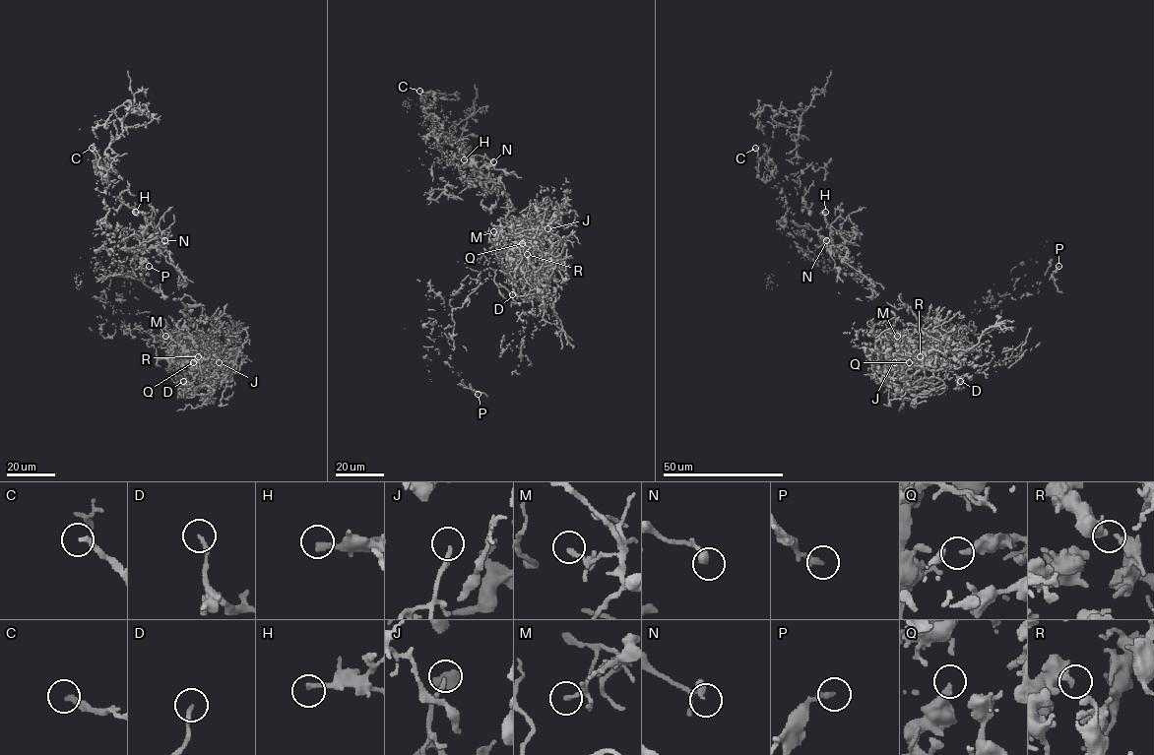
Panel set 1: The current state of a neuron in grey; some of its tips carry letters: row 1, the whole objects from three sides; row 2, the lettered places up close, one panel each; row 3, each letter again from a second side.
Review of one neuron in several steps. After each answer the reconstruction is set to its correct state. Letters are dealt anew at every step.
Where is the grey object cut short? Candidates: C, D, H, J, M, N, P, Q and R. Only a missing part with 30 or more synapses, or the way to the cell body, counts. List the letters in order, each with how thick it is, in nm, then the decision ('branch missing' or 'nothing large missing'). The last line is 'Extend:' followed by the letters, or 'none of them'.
C: calibre 240 nm; nothing large missing
D: calibre 170 nm; nothing large missing
H: calibre 240 nm; branch missing
J: calibre 170 nm; branch missing
M: calibre 160 nm; nothing large missing
N: calibre 280 nm; nothing large missing
P: calibre 240 nm; nothing large missing
Q: calibre 200 nm; nothing large missing
R: calibre 380 nm; nothing large missing
Extend: H, J

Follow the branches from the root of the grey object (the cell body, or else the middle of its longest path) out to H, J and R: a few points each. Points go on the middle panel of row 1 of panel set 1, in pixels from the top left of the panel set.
H: (512, 223), (507, 219), (510, 200), (500, 179), (494, 183), (484, 165), (471, 166), (475, 160), (464, 159)
J: (512, 223), (513, 231), (506, 222), (513, 233), (529, 232), (548, 260), (547, 228)
R: (512, 223), (513, 231), (506, 222), (517, 236), (535, 231), (539, 246), (528, 241), (519, 263), (527, 254)

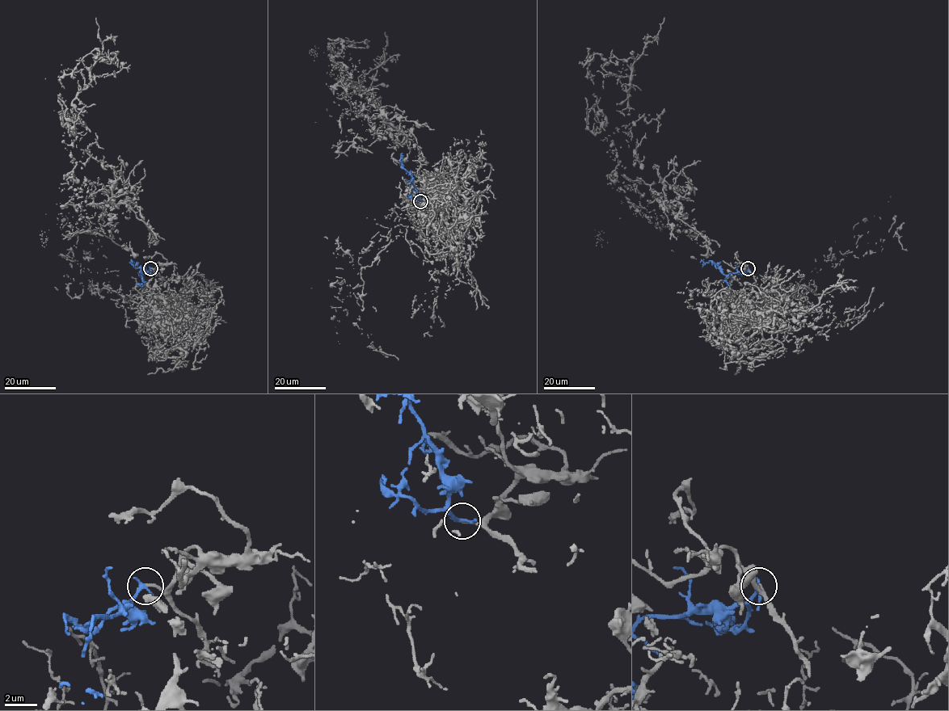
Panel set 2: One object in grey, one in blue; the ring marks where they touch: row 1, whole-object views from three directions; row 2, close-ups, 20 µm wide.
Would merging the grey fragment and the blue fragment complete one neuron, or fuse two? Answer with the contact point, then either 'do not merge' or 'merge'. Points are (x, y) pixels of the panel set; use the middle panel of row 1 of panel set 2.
(420, 201) | merge

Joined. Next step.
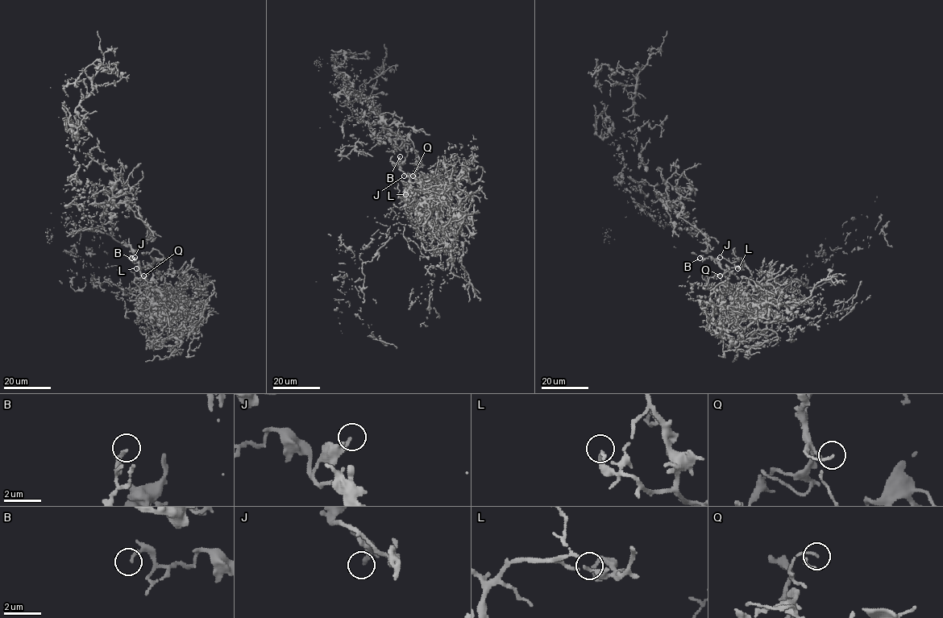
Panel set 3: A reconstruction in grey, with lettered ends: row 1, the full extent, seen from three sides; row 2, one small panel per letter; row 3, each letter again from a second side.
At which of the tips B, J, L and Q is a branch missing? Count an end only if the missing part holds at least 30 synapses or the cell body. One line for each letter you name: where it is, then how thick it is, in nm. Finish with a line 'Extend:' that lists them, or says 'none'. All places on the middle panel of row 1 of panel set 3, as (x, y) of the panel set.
Extend: none

